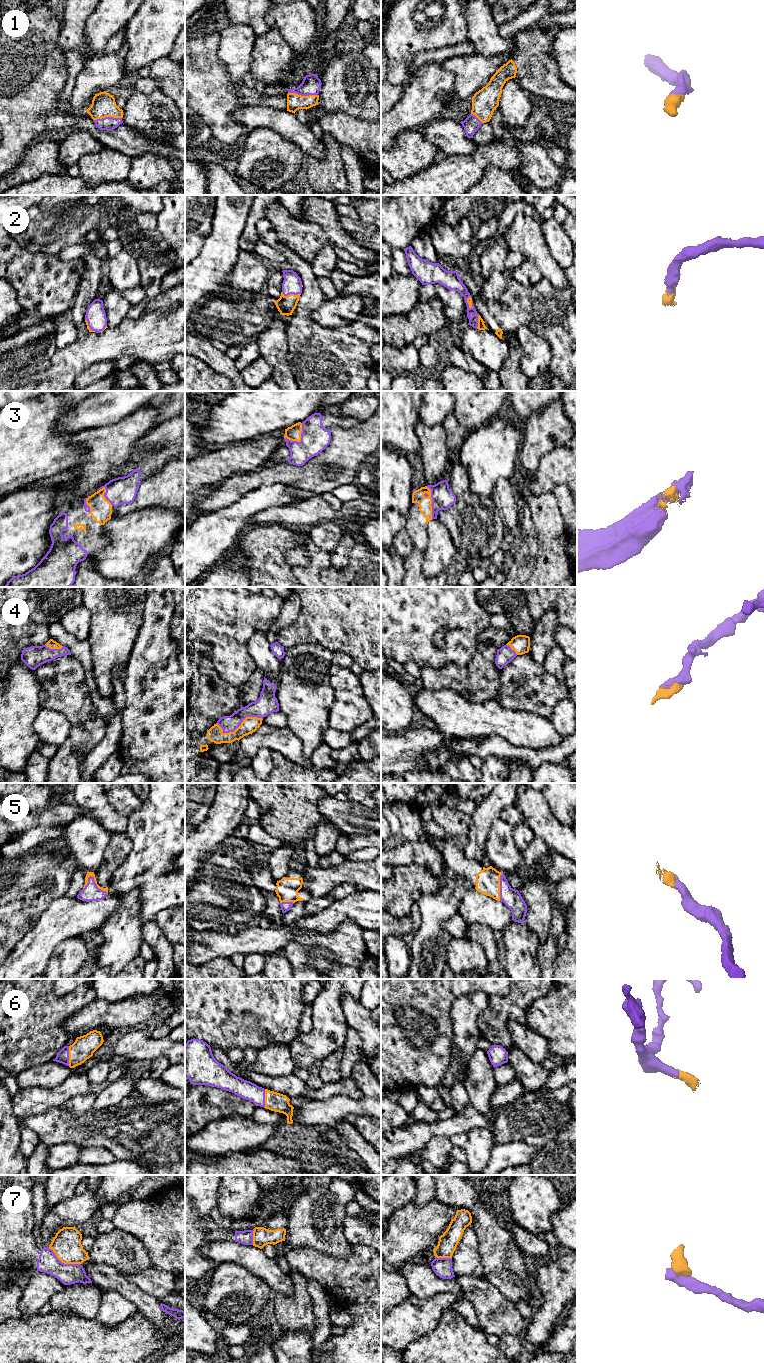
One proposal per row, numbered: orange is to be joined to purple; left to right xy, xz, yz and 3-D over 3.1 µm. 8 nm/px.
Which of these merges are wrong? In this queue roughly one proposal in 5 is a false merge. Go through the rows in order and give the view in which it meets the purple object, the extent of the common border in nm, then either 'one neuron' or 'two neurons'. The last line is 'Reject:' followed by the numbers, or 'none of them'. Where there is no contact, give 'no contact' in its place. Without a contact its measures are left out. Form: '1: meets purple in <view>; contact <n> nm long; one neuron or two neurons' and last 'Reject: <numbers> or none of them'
1: meets purple in xz; contact 240 nm long; one neuron
2: meets purple in xz; contact 160 nm long; one neuron
3: meets purple in yz; contact 260 nm long; one neuron
4: meets purple in xz; contact 380 nm long; one neuron
5: meets purple in xy; contact 220 nm long; one neuron
6: meets purple in xy; contact 160 nm long; one neuron
7: meets purple in xy; contact 300 nm long; two neurons
Reject: 7

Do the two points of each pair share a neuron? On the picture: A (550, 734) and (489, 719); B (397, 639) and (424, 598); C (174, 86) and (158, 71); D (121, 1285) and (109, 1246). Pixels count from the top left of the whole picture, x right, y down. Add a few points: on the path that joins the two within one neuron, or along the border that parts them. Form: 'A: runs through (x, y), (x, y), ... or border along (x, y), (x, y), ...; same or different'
A: runs through (535, 731), (521, 729), (504, 722); same
B: runs through (405, 629), (405, 617), (414, 608); same
C: runs through (170, 82), (162, 74); same
D: border along (94, 1261), (112, 1265), (124, 1274); different

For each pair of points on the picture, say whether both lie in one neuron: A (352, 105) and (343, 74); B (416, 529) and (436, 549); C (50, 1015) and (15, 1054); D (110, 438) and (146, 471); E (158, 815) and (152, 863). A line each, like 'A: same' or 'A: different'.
A: same
B: different
C: same
D: different
E: same

